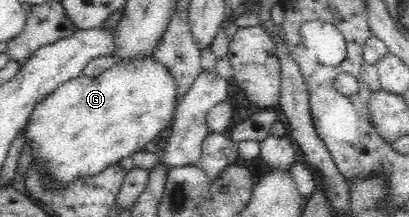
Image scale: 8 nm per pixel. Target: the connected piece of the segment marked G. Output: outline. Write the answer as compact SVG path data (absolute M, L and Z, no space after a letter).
M135 56L133 60L119 60L109 70L96 77L83 74L60 84L51 94L40 100L27 122L27 146L35 159L47 163L47 177L61 185L70 186L78 179L96 176L125 157L132 157L149 142L172 126L178 105L175 79L152 56Z

